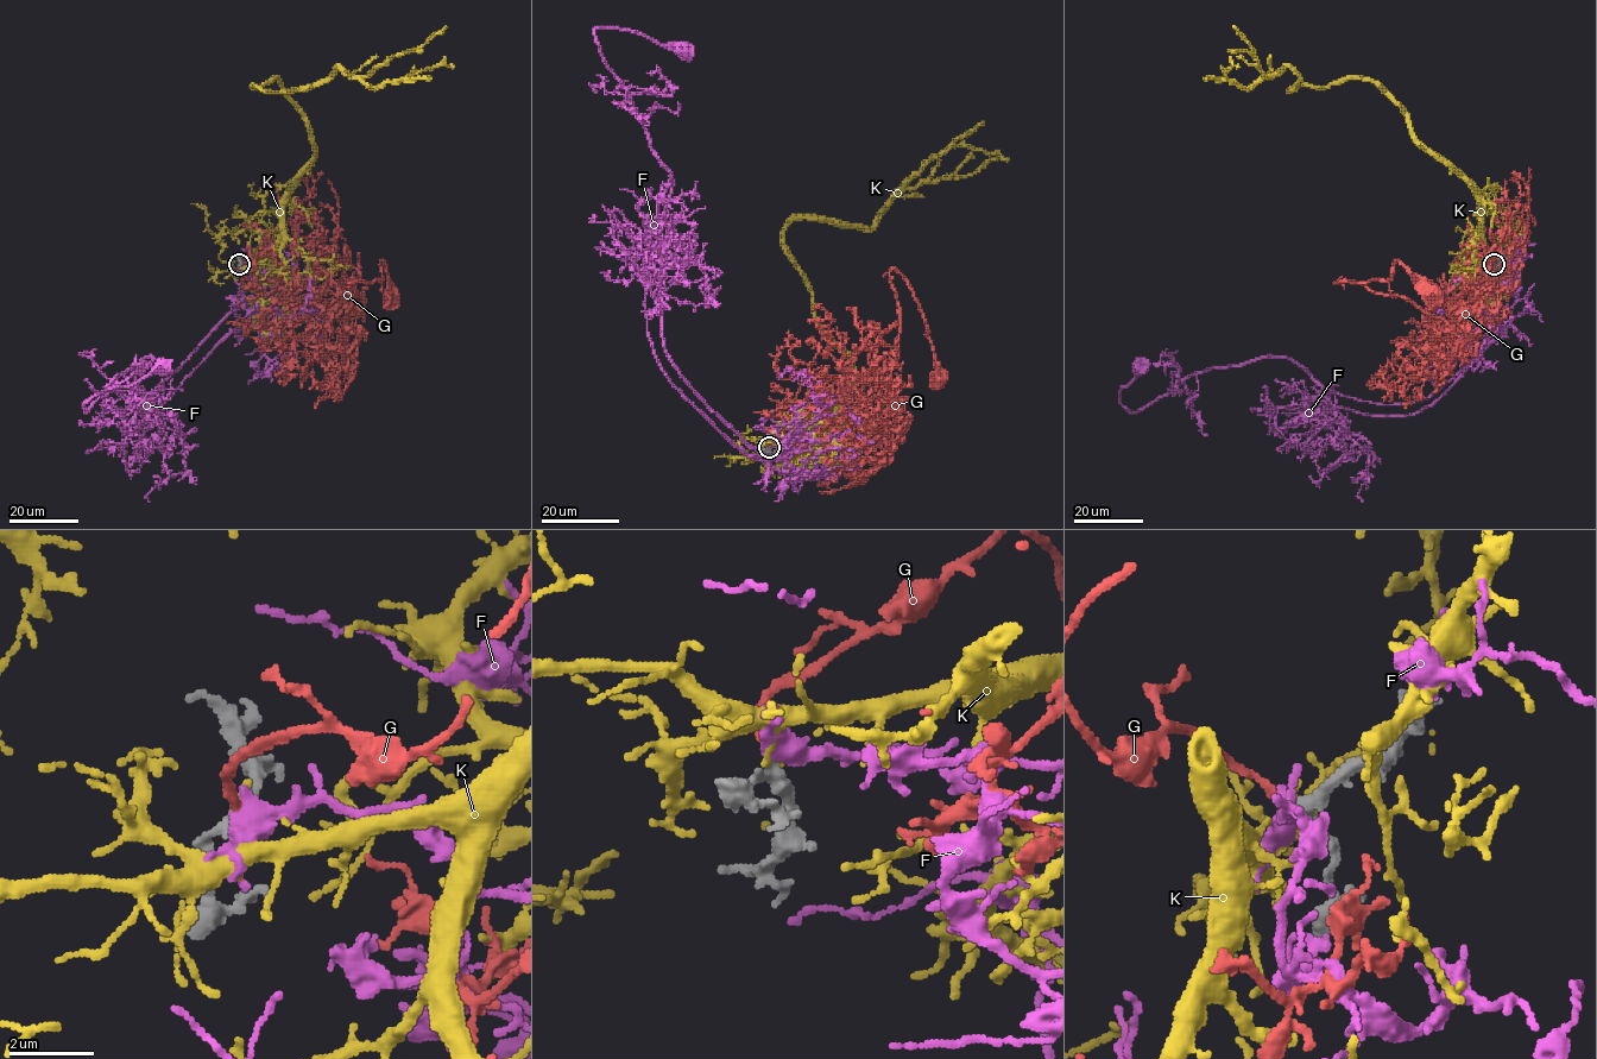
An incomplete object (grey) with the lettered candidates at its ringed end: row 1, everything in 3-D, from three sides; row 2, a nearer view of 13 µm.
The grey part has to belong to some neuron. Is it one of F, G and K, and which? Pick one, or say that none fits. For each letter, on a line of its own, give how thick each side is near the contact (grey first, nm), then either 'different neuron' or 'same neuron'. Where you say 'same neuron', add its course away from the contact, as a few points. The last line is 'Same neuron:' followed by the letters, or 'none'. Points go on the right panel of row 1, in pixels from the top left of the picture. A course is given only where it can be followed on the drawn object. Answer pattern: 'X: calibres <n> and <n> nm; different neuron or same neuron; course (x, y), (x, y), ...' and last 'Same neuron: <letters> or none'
F: calibres 280 and 460 nm; different neuron
G: calibres 280 and 200 nm; same neuron; course (1495, 265), (1468, 249), (1479, 300), (1457, 321), (1334, 282), (1388, 279), (1397, 260), (1432, 295)
K: calibres 280 and 170 nm; different neuron
Same neuron: G

